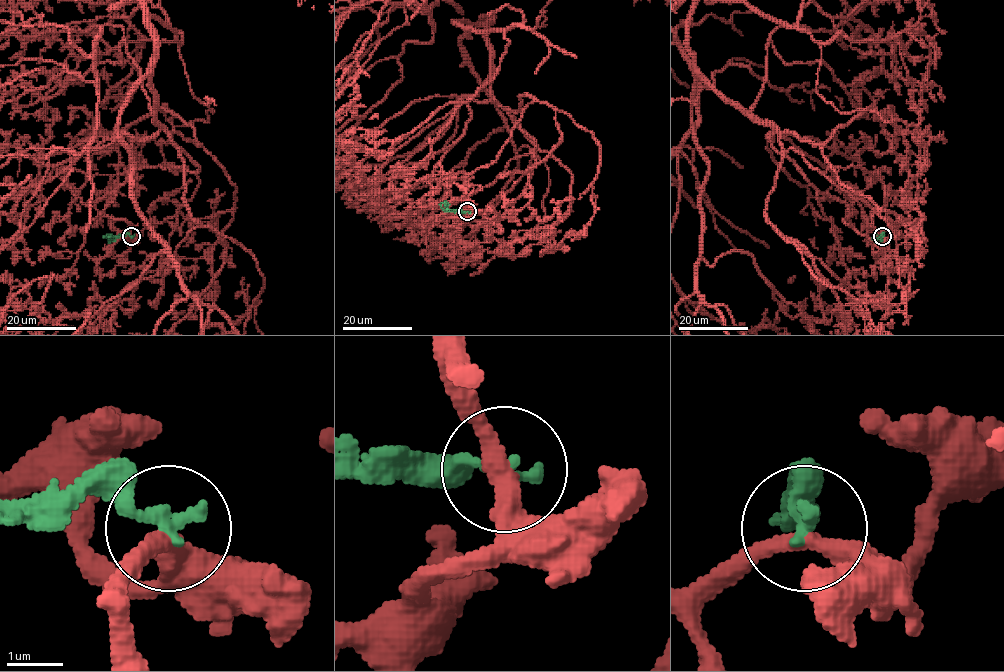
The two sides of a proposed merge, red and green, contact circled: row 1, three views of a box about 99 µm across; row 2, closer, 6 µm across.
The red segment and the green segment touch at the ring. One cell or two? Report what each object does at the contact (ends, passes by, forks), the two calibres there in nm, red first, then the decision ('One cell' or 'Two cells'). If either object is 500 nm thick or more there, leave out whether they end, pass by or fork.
At the ring red passes by. At the ring green ends. Thickness 320 nm (red) against 280 nm. Two cells

